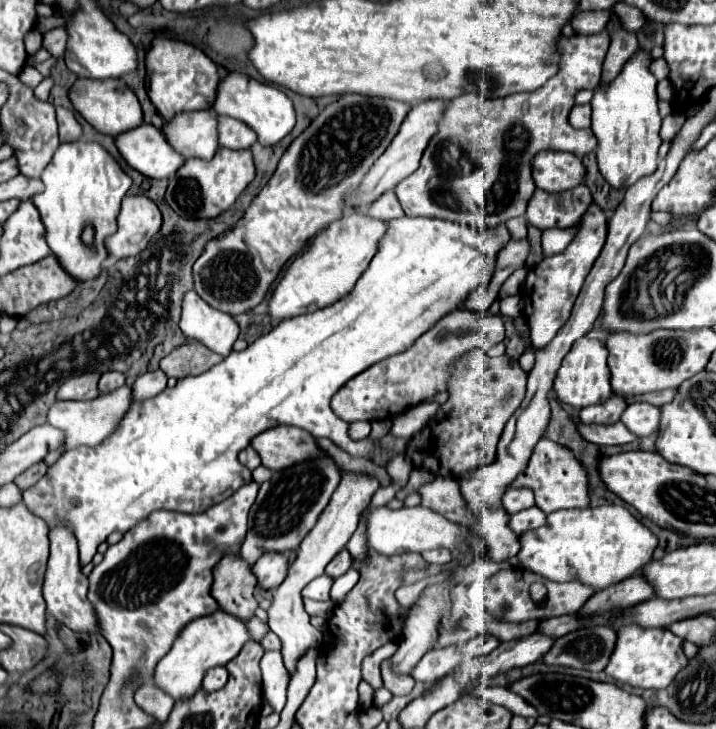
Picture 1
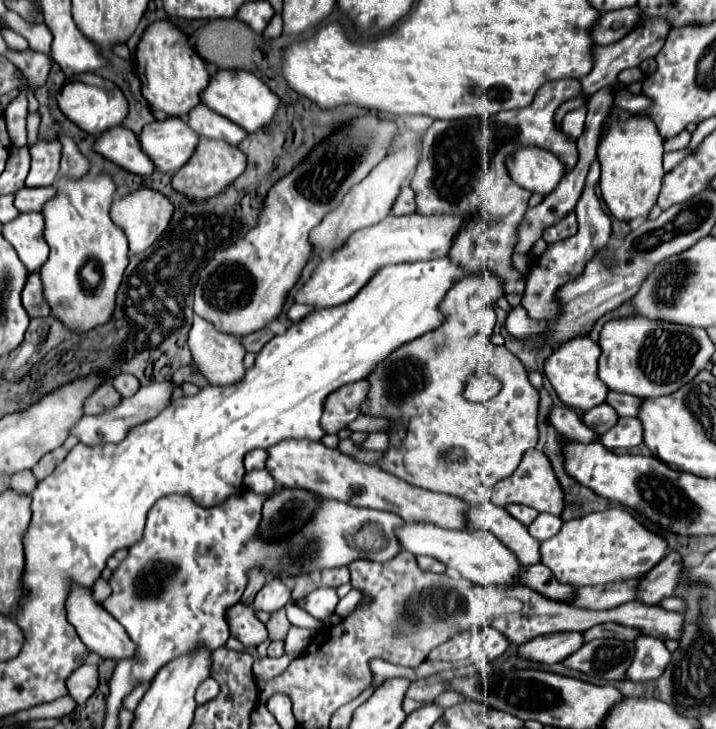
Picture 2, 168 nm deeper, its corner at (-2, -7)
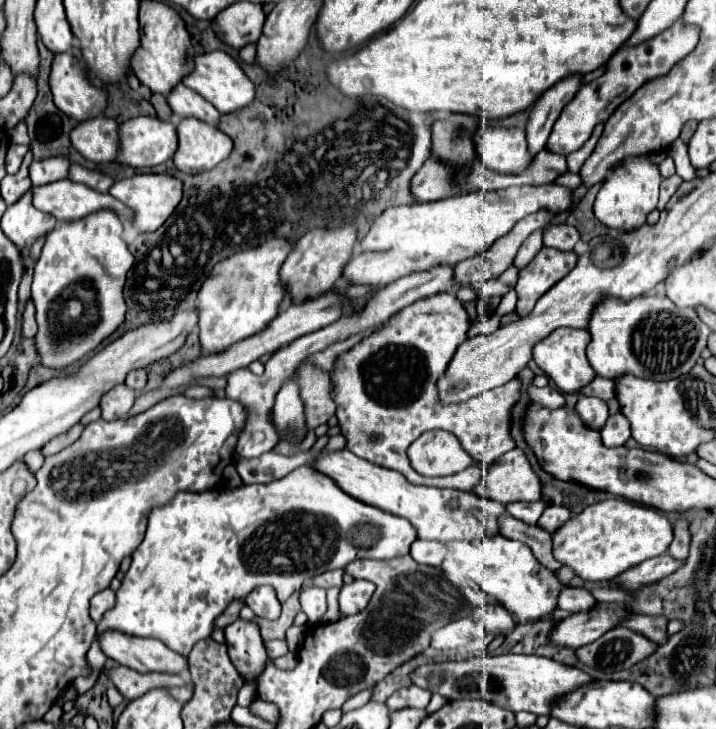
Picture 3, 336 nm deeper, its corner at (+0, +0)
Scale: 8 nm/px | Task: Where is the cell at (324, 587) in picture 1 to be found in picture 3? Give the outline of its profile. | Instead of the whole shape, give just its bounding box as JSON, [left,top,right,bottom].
[299,587,327,625]

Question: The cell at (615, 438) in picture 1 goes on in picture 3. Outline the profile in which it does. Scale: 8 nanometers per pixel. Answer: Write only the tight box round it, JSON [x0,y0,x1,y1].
[529,385,565,409]

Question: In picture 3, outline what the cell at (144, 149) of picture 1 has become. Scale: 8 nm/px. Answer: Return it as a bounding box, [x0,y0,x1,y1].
[73,115,119,163]

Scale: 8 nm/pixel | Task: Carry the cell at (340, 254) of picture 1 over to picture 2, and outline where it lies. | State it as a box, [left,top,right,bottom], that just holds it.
[295,214,467,308]

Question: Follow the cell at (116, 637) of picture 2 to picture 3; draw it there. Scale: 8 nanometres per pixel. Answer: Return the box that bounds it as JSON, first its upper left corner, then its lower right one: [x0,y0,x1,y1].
[97,631,187,673]

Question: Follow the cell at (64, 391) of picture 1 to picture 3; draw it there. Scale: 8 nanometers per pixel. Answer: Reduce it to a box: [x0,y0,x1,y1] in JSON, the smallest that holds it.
[99,385,135,421]

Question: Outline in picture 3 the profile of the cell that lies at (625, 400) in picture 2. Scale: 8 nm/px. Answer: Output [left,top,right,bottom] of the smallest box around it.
[581,377,617,401]

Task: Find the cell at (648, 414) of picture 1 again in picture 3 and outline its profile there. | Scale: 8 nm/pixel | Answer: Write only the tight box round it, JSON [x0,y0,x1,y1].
[601,411,631,447]

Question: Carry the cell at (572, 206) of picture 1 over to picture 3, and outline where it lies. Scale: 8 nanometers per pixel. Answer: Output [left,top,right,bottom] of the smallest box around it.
[543,225,579,251]

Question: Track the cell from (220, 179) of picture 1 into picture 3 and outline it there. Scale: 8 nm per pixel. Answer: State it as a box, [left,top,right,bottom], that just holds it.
[175,121,233,173]

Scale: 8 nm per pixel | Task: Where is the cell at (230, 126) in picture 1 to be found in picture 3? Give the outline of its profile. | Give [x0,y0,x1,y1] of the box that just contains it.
[167,83,221,127]

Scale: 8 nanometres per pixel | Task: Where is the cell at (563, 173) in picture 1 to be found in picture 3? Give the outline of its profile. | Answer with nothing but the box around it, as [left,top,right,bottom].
[477,127,535,175]

